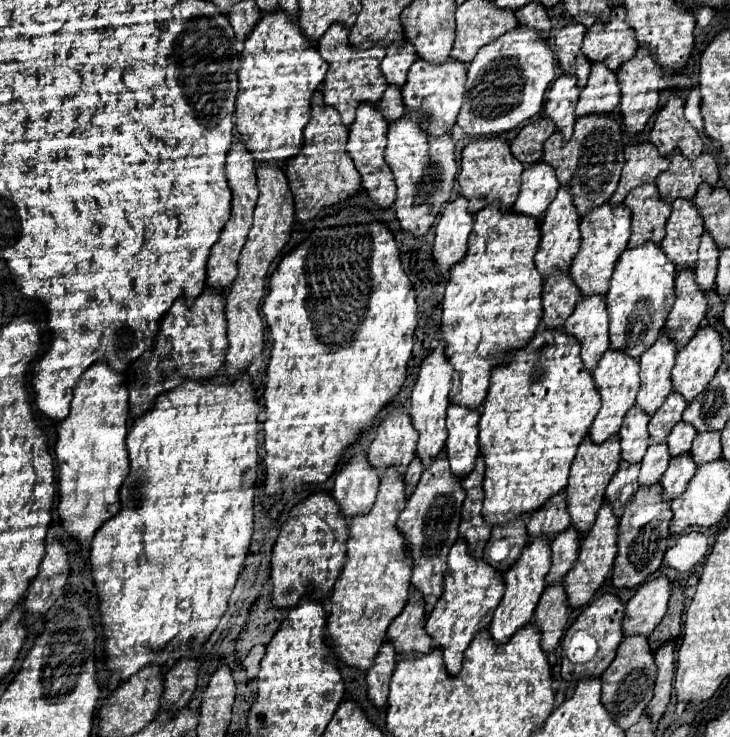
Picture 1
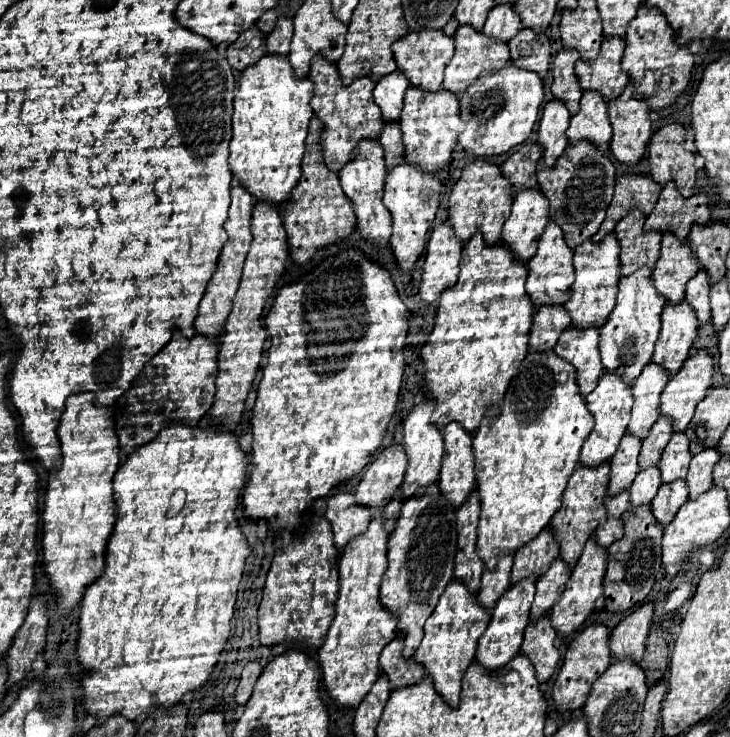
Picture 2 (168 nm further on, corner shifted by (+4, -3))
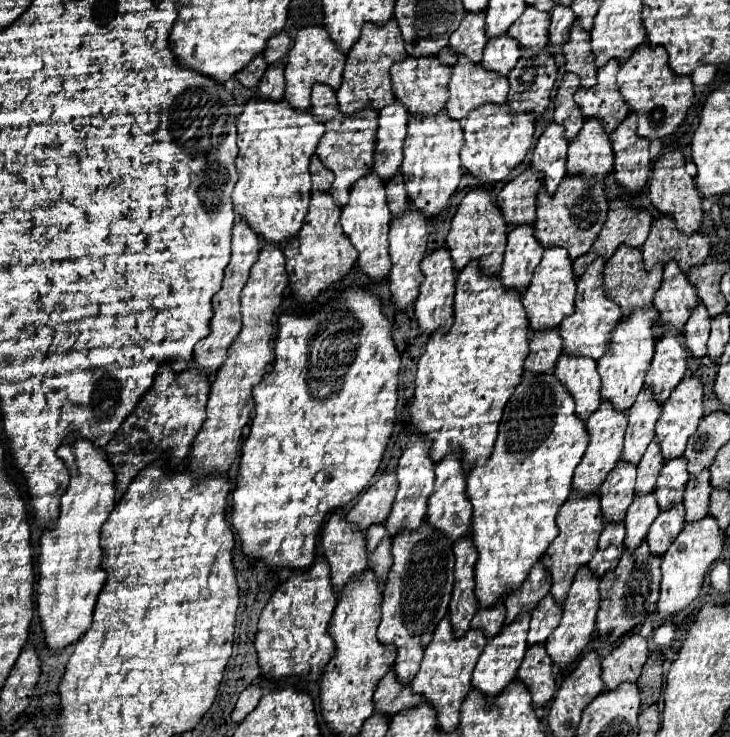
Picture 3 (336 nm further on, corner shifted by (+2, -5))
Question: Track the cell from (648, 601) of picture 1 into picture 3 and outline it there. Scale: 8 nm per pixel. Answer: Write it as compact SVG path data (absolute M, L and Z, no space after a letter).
M626 633L614 651L602 659L602 679L606 689L614 689L624 681L636 681L648 655L648 639L638 633Z

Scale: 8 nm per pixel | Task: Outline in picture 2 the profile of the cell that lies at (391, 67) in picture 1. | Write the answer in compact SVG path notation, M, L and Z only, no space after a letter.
M394 71L376 83L374 101L382 109L384 119L394 119L394 123L400 121L402 101L404 101L404 93L408 87L410 83L400 71Z

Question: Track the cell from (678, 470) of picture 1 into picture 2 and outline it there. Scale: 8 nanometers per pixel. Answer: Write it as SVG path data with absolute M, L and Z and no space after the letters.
M672 481L668 485L662 485L652 501L652 513L656 523L666 527L676 517L680 505L684 505L686 501L688 501L688 487L684 481Z

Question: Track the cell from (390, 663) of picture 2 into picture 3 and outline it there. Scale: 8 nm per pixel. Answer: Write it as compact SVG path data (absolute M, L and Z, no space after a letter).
M390 669L378 683L376 693L374 693L374 705L378 711L386 713L386 715L394 715L402 709L414 707L418 703L422 703L424 697L420 693L414 693L410 685L404 685L398 681L394 669Z

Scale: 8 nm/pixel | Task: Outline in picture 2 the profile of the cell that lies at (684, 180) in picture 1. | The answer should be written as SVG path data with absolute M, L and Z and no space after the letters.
M672 183L662 189L656 209L644 223L644 231L672 233L676 235L676 239L684 241L692 225L706 225L708 221L708 197L704 193L696 193L690 199L682 199L682 195L676 191Z

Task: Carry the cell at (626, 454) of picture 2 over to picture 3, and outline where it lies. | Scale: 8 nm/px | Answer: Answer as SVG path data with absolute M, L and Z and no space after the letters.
M618 461L600 487L602 515L608 521L624 519L626 509L634 499L634 483L636 483L636 465Z

